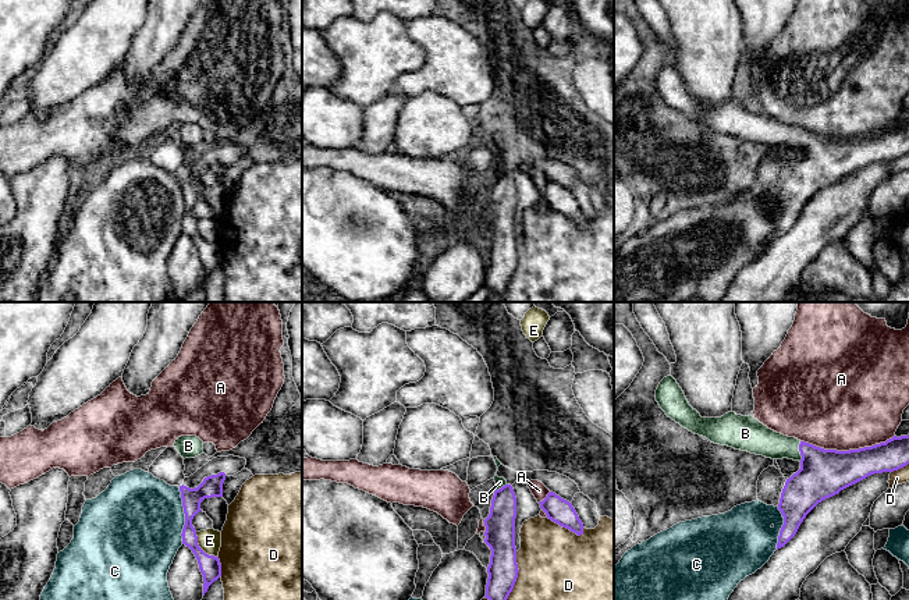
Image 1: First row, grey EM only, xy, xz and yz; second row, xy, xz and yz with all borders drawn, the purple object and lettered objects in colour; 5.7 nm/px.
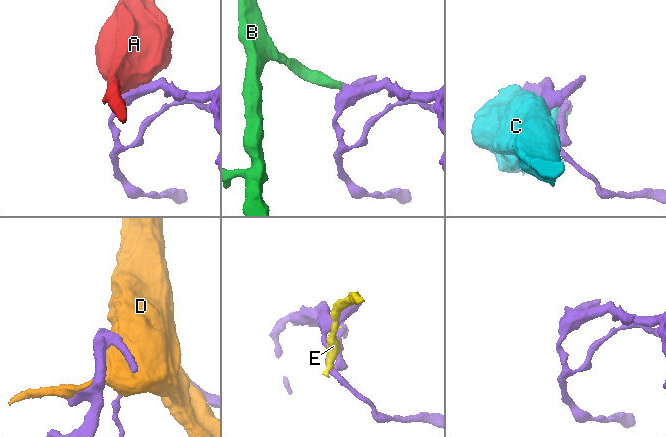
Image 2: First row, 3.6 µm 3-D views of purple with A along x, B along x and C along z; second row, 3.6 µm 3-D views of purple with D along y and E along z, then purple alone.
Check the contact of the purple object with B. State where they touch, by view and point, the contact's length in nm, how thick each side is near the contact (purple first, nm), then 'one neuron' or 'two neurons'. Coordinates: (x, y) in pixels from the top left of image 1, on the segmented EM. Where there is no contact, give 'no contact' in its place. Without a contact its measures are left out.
yz (799, 450) | 120 nm | 280/180 nm | one neuron

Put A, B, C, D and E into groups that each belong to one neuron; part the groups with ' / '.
A / B / C / D / E

